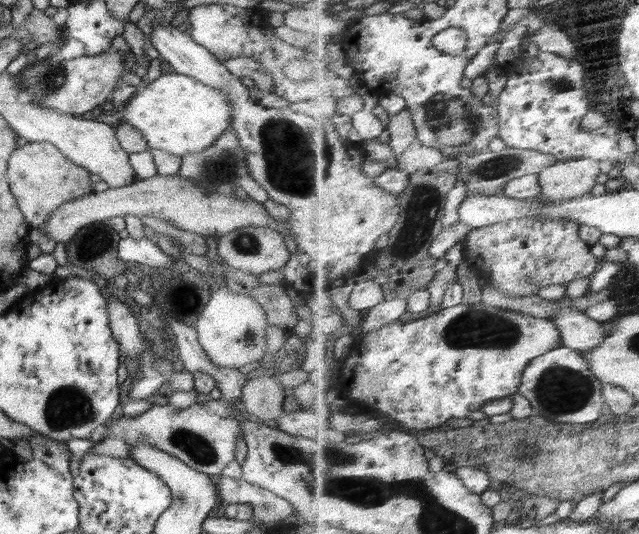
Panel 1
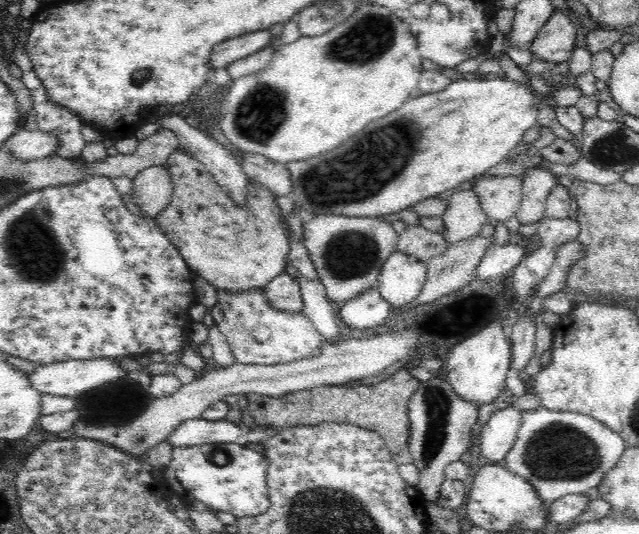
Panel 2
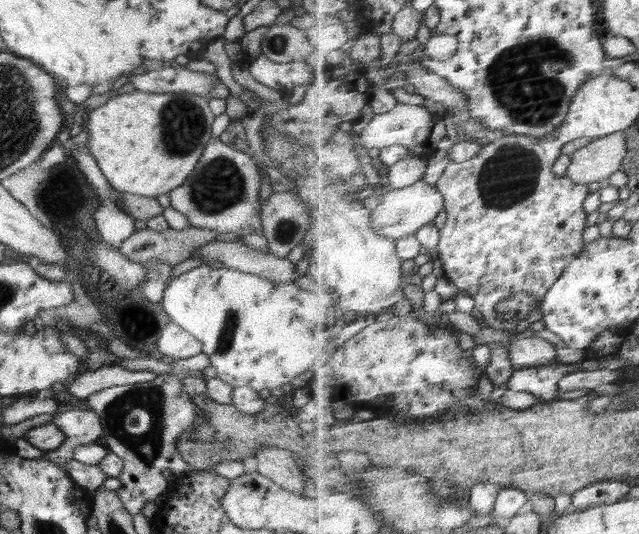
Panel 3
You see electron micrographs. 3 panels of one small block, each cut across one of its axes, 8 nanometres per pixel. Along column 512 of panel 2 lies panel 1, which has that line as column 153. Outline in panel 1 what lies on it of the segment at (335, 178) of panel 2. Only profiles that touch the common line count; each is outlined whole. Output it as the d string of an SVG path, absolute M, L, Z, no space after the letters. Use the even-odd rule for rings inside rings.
M170 70L153 82L142 84L136 97L130 98L122 109L126 122L142 133L150 150L158 148L180 158L208 148L230 128L232 118L226 95L191 76Z

